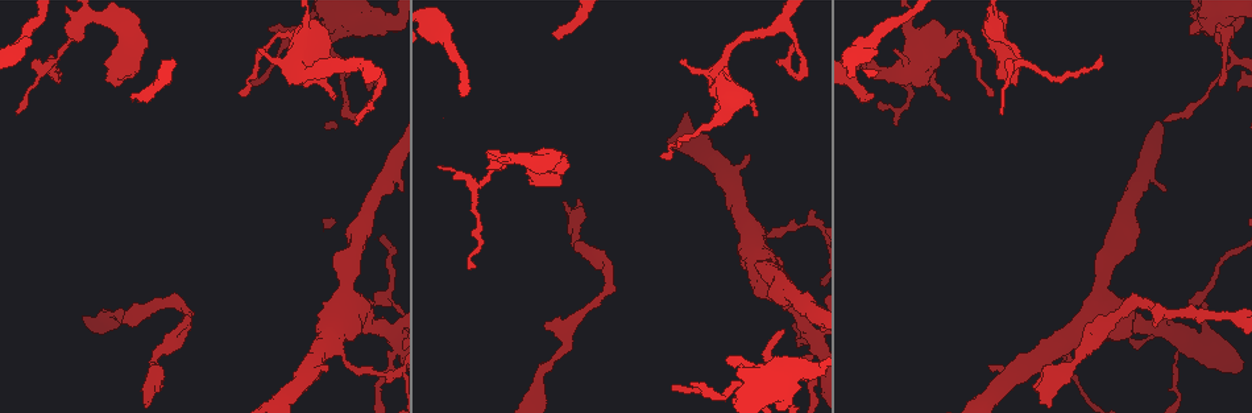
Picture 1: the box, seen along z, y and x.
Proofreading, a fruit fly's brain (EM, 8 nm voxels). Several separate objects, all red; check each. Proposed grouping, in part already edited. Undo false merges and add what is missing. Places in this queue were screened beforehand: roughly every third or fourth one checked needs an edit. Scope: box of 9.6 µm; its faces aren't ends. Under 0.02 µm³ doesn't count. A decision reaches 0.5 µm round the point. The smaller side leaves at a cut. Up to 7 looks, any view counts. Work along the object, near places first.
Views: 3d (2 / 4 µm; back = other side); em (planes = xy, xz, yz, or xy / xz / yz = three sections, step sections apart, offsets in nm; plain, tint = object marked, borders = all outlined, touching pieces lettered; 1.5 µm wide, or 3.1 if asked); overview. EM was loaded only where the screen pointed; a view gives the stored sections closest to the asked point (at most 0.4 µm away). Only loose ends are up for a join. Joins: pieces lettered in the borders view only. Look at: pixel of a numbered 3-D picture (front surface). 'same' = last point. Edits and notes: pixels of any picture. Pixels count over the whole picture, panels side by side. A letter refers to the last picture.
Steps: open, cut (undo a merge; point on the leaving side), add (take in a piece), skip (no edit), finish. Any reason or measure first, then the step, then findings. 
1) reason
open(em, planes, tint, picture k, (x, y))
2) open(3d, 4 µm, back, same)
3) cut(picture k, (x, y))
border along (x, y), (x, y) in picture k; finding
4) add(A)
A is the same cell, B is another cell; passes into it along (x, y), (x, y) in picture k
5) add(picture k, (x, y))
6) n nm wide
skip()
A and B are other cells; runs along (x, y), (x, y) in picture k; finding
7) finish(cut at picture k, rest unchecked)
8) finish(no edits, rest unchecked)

sudden change in width
open(em, planes, borders, picture 1, (53, 59))

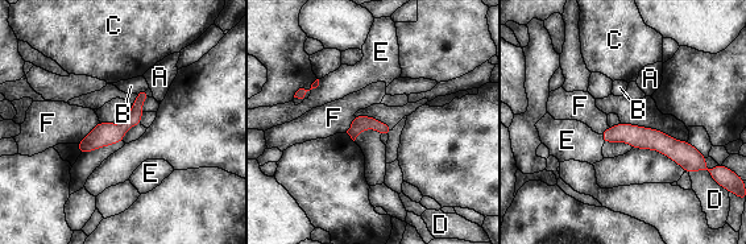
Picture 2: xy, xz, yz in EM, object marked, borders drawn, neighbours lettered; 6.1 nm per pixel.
90 nm wide
skip()
A, B, C, D, E and F are other cells; border along (99, 122), (77, 143) in picture 2; all the same cell

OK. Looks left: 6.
sharp bend
open(em, planes, tint, picture 1, (333, 36))

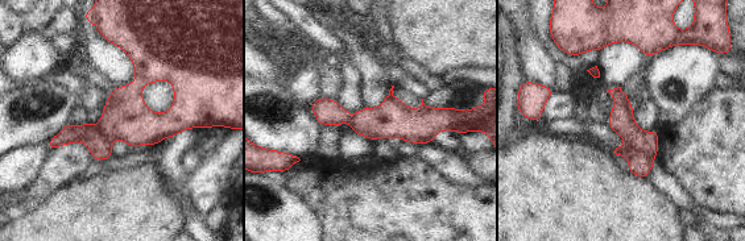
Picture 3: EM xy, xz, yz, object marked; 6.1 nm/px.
what lies round it
open(em, planes, borders, same)

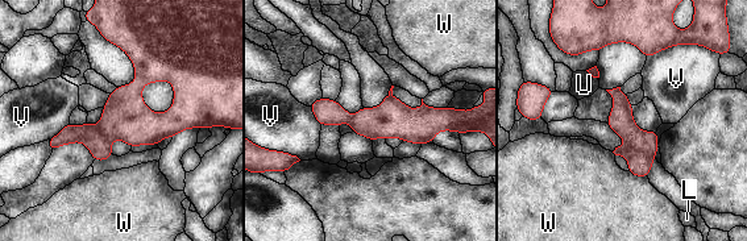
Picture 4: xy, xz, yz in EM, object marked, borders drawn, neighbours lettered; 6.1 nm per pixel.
220 nm wide
cut(picture 4, (639, 162))
L, U, V and W are other cells; border along (626, 141), (635, 150), (654, 154) in picture 4; a second cell is stuck on

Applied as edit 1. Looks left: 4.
redraw
open(overview)

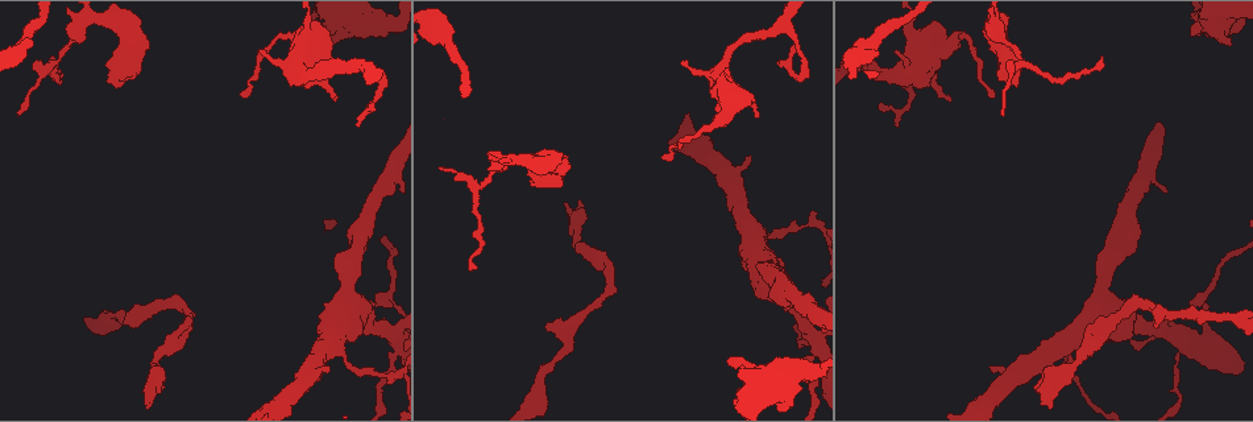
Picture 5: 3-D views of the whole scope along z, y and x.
an open end
open(3d, 4 µm, back, picture 5, (755, 116))

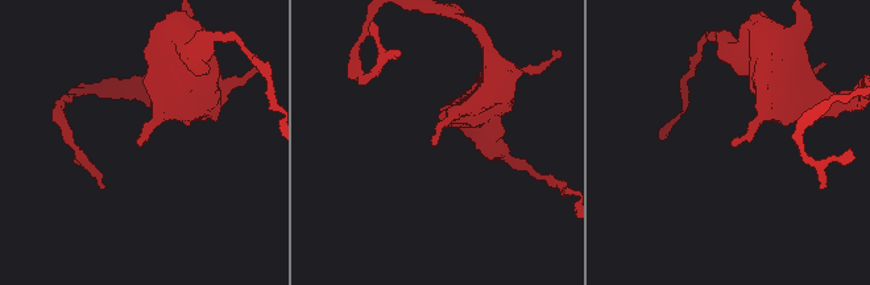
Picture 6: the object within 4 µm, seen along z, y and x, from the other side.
need the tissue
open(em, xz, step 4, plain, picture 6, (433, 145))

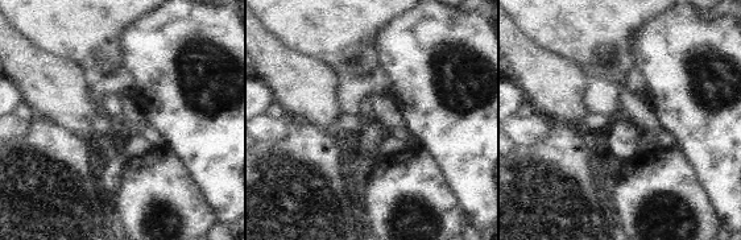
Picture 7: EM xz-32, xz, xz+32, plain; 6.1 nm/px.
see the neighbours
open(em, xz, step 4, borders, same)

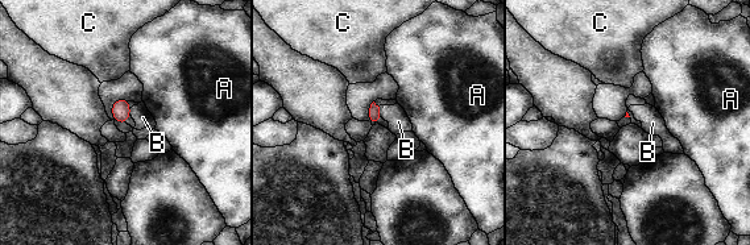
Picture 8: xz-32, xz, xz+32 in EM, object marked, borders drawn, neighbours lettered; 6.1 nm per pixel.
skip()
A, B and C are other cells; none of them fits

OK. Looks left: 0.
finish(cut at picture 4, rest unchecked)

